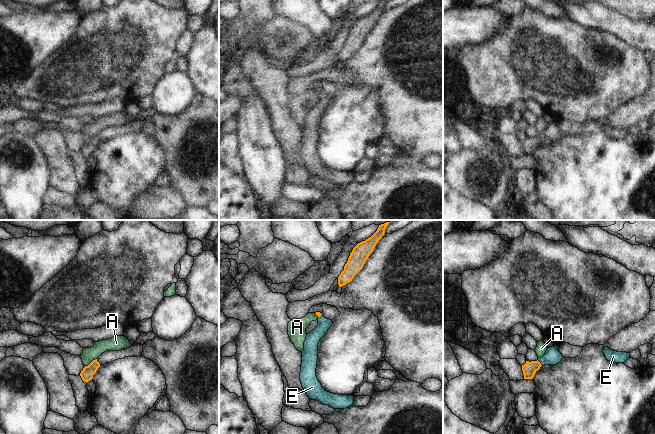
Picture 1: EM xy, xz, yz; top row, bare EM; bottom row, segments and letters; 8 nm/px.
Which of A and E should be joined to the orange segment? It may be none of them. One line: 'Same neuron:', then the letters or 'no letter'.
Same neuron: E

